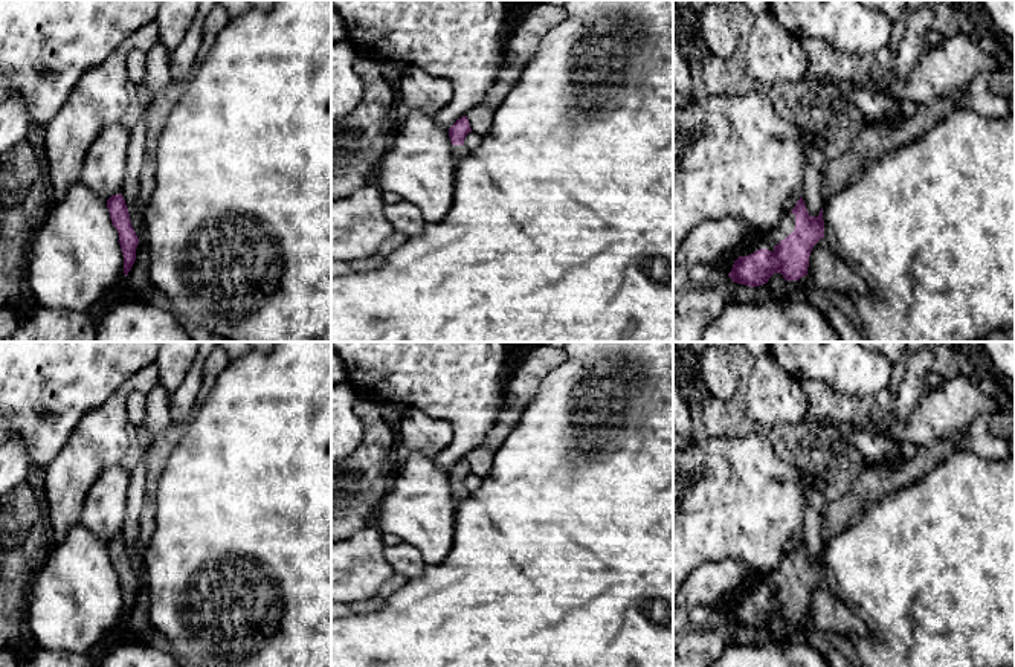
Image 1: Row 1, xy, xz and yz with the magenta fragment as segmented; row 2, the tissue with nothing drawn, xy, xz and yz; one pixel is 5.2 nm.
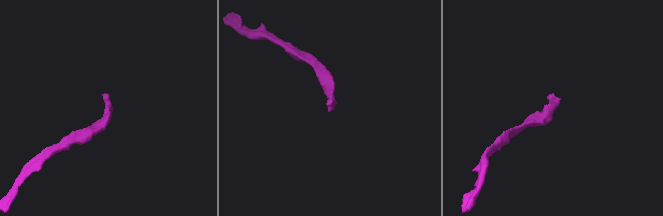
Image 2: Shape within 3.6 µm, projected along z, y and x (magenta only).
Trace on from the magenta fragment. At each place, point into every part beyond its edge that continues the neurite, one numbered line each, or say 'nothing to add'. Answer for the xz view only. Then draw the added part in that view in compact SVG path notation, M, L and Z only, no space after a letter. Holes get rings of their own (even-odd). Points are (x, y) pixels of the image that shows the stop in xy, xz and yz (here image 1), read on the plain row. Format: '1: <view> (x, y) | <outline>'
1: xz (460, 493) | M452 487L452 496L453 496L456 504L464 501L469 496L469 493L470 491L466 487Z

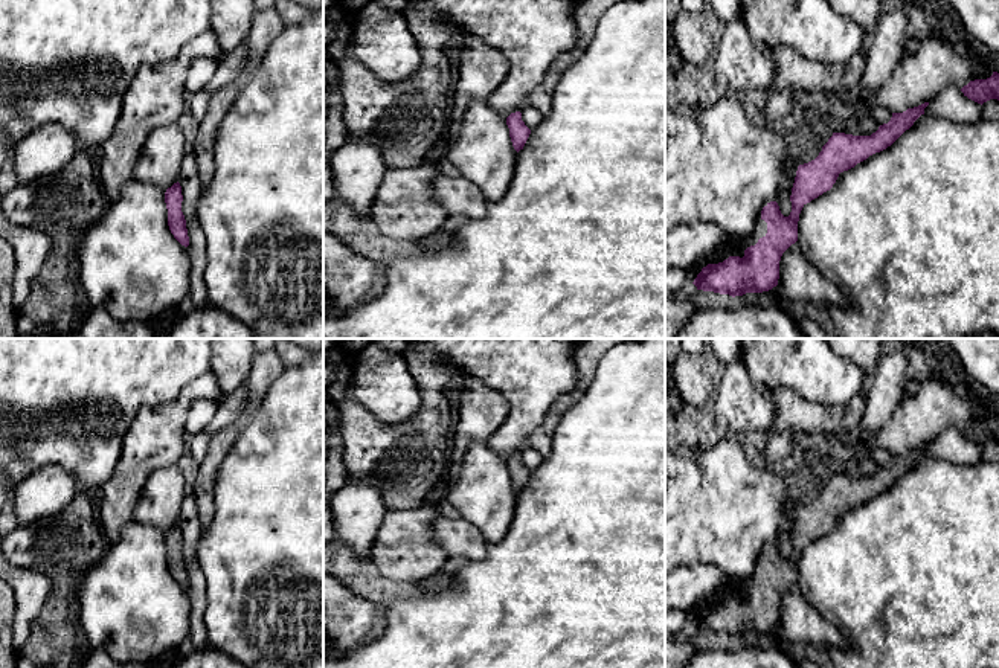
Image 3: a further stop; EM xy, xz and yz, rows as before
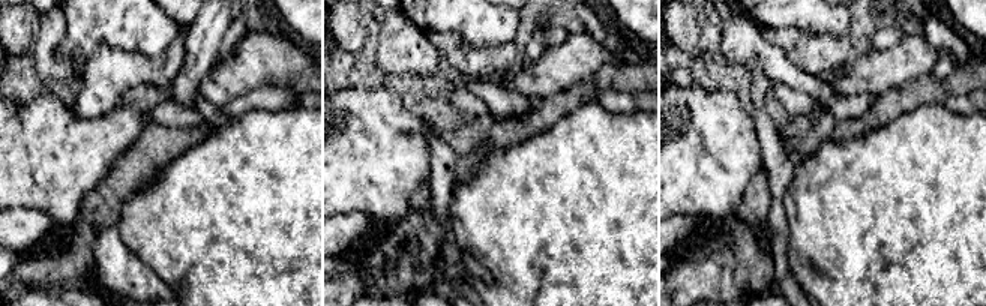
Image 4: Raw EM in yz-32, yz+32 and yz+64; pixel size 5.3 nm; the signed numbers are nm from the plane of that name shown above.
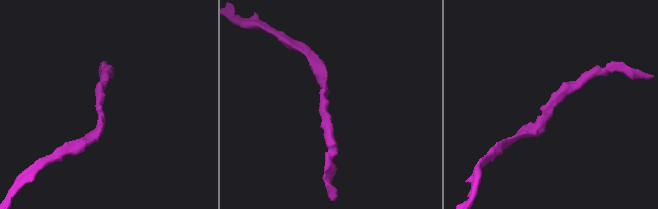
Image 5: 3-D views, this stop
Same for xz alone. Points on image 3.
nothing to add

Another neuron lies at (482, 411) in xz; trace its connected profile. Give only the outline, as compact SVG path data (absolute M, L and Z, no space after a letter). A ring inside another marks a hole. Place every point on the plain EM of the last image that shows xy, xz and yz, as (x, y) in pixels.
M465 375L459 392L459 419L451 435L450 467L445 480L455 480L459 464L473 442L487 442L506 424L508 398Z

